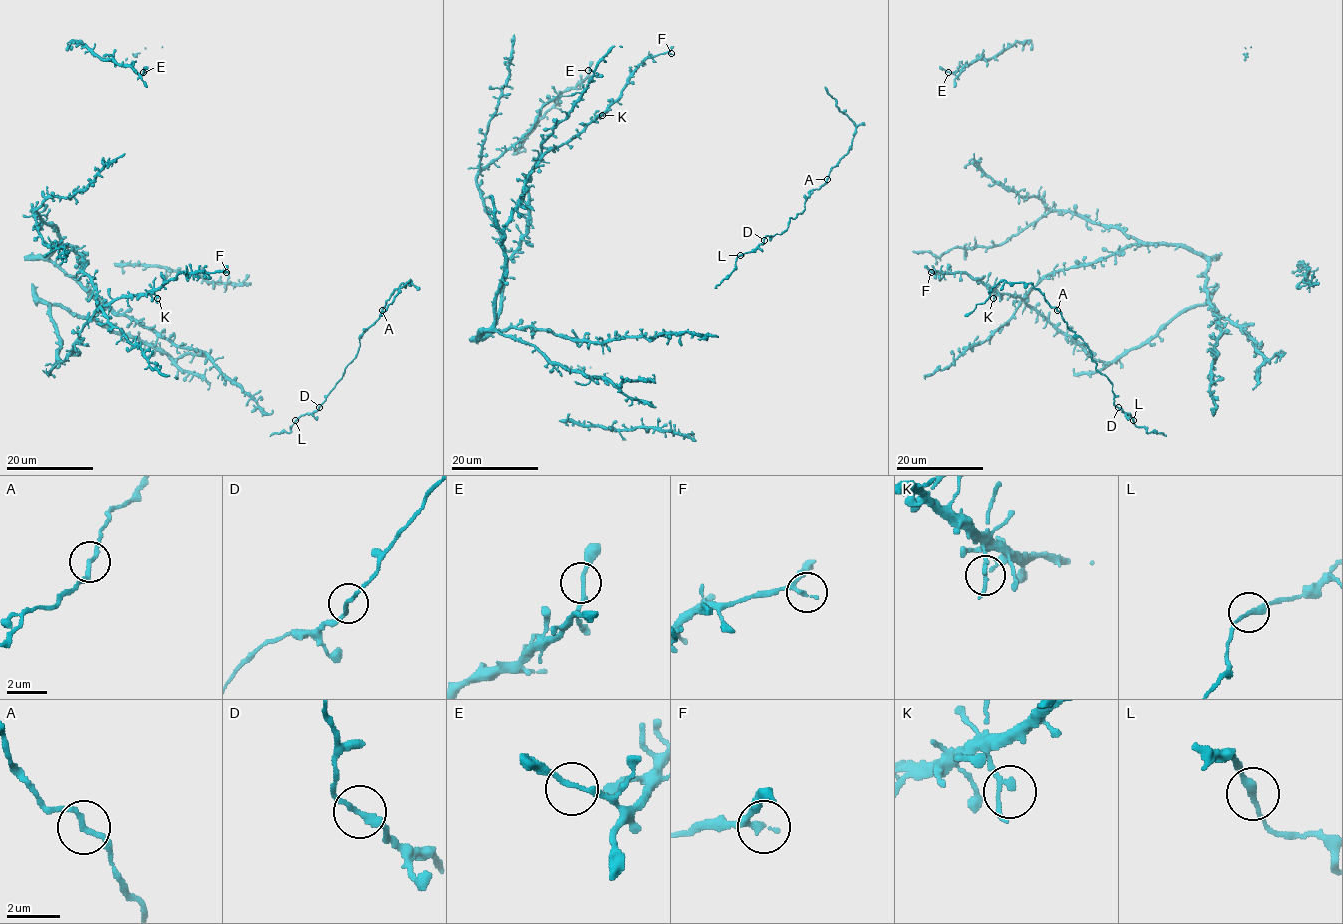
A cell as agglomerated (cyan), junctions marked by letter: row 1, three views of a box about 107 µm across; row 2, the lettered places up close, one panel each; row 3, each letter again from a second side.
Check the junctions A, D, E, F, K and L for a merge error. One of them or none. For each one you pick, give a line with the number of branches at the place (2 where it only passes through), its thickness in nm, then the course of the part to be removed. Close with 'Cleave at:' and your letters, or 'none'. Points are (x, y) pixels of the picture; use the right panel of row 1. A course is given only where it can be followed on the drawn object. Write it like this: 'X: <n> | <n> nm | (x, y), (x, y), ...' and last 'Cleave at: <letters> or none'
A: 2 | 200 nm | (1057, 310), (1032, 284), (999, 281), (988, 299), (965, 316)
Cleave at: A

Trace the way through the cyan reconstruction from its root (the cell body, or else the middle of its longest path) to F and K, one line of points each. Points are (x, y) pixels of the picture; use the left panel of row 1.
F: (65, 244), (81, 256), (81, 269), (104, 304), (157, 290), (179, 273), (226, 272)
K: (65, 244), (69, 244), (81, 256), (81, 269), (96, 293), (104, 299), (104, 304), (152, 291), (157, 298)

